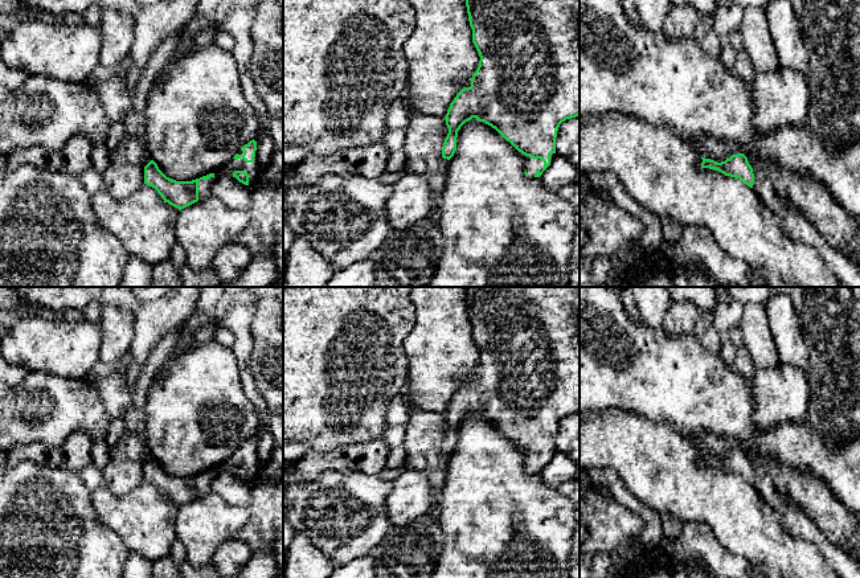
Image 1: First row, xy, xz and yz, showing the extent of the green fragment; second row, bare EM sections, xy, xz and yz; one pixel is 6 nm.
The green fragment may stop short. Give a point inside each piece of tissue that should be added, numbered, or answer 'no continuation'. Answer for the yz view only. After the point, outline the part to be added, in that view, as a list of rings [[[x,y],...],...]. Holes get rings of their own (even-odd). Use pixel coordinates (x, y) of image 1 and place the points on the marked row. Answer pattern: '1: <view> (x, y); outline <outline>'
1: yz (795, 225); outline [[[753,168],[753,189],[763,206],[773,210],[783,224],[783,230],[796,242],[812,246],[844,287],[860,287],[860,266],[830,246],[816,227],[790,202],[779,196],[767,172]]]

